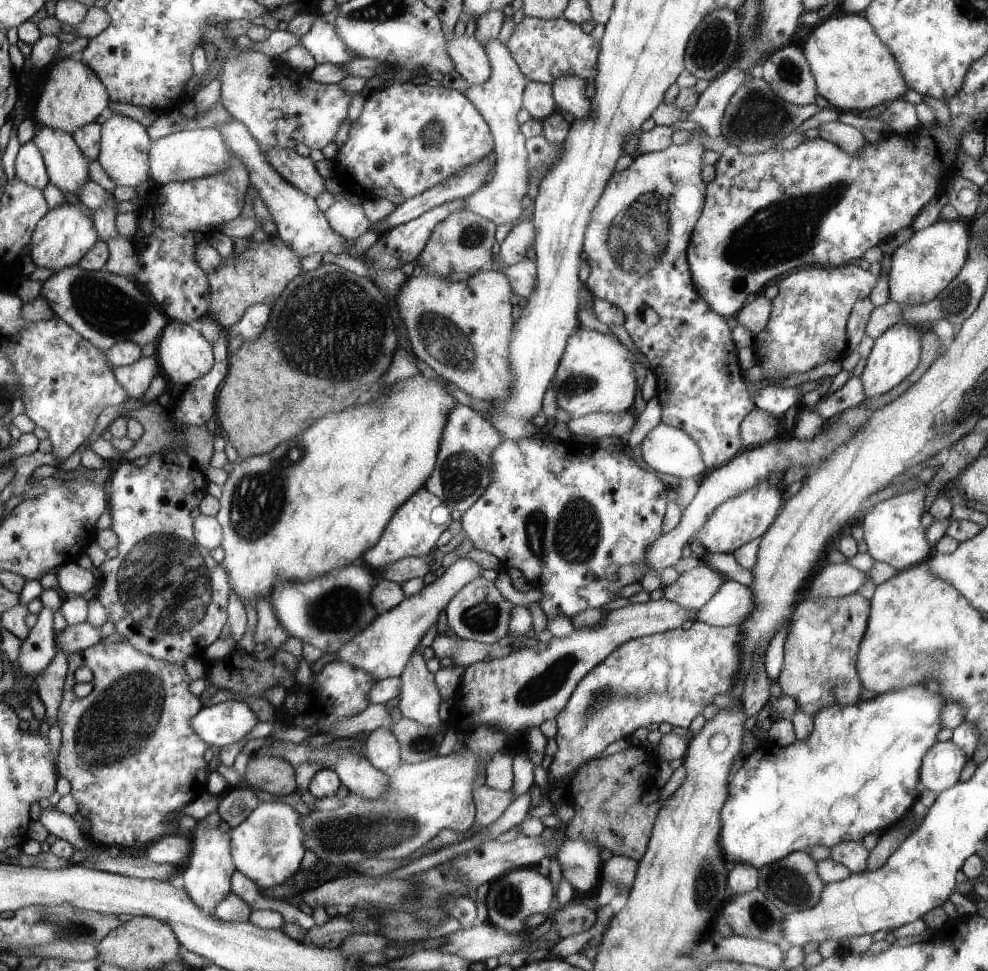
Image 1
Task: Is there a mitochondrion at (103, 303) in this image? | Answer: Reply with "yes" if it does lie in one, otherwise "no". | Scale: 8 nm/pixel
yes

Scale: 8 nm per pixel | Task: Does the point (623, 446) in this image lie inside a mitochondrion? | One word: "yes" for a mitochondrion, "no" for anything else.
no

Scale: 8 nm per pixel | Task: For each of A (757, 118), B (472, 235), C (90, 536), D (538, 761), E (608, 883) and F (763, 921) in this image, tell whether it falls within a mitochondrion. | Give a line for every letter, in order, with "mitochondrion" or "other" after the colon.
A: mitochondrion
B: mitochondrion
C: other
D: other
E: other
F: mitochondrion

